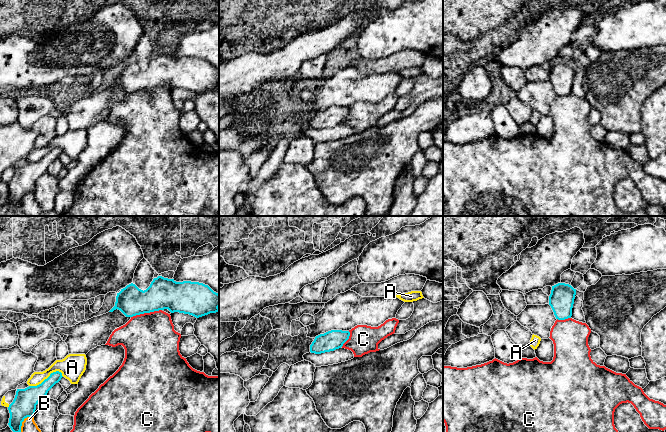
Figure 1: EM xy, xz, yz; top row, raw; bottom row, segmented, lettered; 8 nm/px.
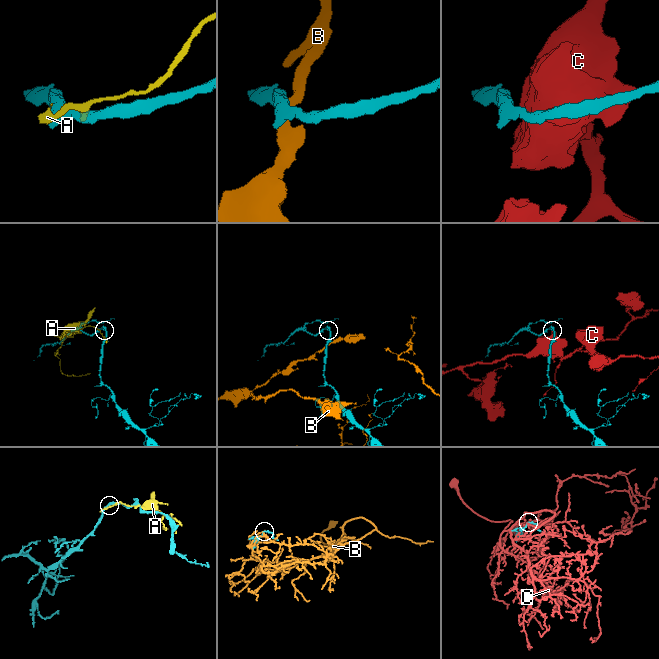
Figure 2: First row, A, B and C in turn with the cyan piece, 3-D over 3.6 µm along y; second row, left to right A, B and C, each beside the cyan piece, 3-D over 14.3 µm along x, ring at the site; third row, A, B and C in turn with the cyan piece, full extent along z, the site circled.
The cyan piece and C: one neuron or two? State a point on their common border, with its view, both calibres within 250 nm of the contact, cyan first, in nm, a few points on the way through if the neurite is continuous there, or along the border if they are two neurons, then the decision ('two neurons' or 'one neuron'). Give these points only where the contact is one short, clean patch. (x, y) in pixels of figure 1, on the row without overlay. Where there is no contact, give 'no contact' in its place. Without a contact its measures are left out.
xy (146, 88) | 260/440 nm | one neuron

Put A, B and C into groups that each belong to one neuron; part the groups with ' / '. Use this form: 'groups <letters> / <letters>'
groups A / B / C

